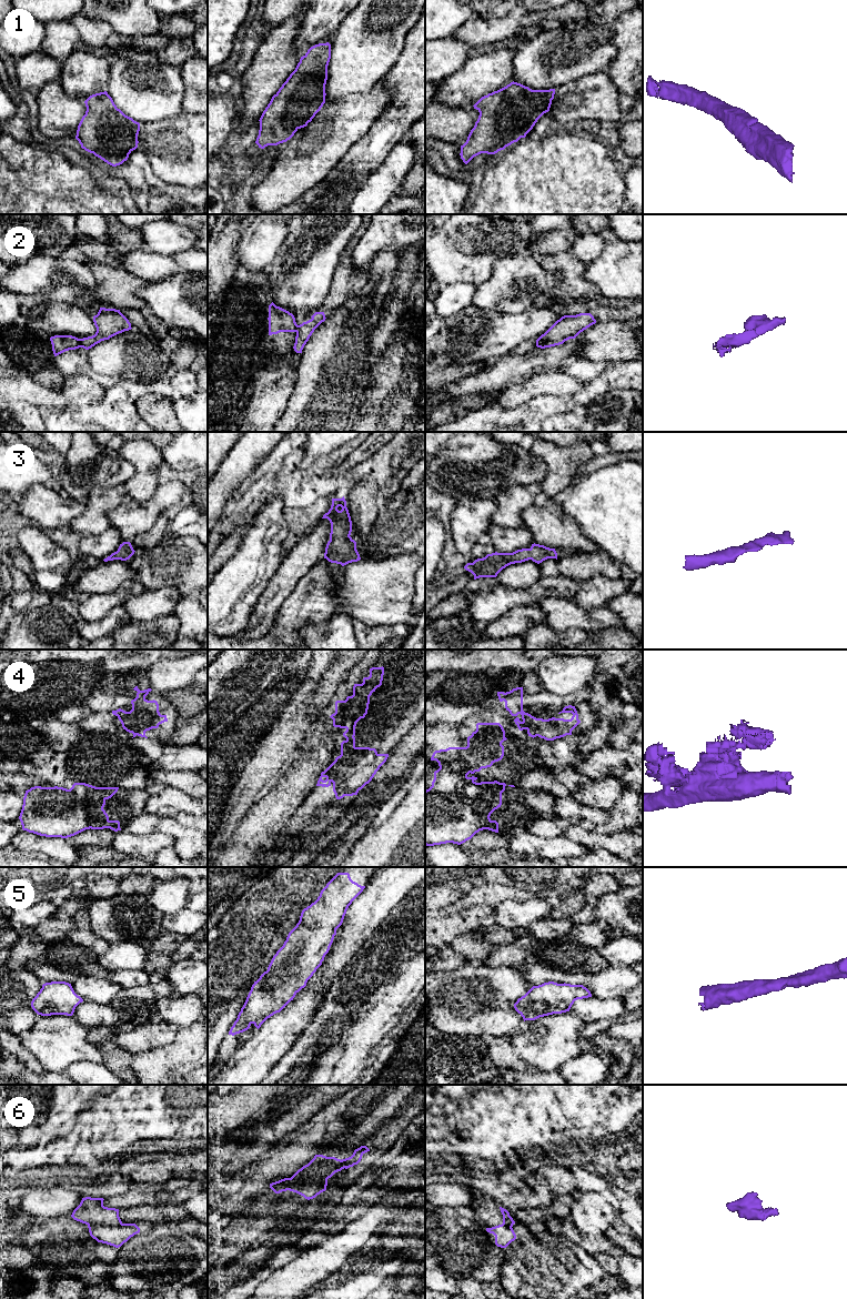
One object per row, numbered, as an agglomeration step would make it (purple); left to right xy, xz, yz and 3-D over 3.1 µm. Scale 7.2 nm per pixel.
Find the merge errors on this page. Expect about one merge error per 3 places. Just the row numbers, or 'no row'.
2, 4, 6

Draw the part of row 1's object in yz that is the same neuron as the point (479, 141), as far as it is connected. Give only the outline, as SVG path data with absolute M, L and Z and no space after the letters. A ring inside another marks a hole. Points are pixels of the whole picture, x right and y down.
M517 82L482 97L473 107L480 112L474 128L466 142L461 145L461 159L467 164L481 153L495 154L526 134L533 129L537 120L549 111L555 89L532 90Z

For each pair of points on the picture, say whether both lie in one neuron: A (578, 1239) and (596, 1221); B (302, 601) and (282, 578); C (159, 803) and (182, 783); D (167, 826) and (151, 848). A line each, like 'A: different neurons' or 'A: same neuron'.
A: different neurons
B: different neurons
C: different neurons
D: different neurons

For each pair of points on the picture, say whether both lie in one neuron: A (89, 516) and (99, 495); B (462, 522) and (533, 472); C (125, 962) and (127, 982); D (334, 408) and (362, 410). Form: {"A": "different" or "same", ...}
{"A": "same", "B": "different", "C": "different", "D": "different"}

